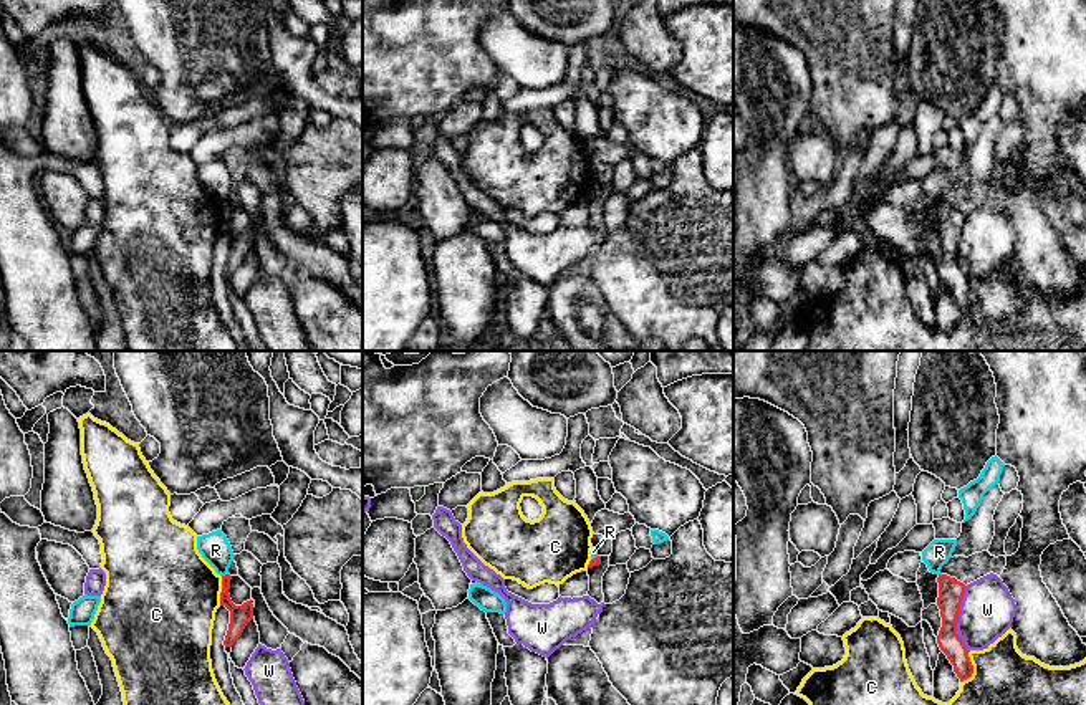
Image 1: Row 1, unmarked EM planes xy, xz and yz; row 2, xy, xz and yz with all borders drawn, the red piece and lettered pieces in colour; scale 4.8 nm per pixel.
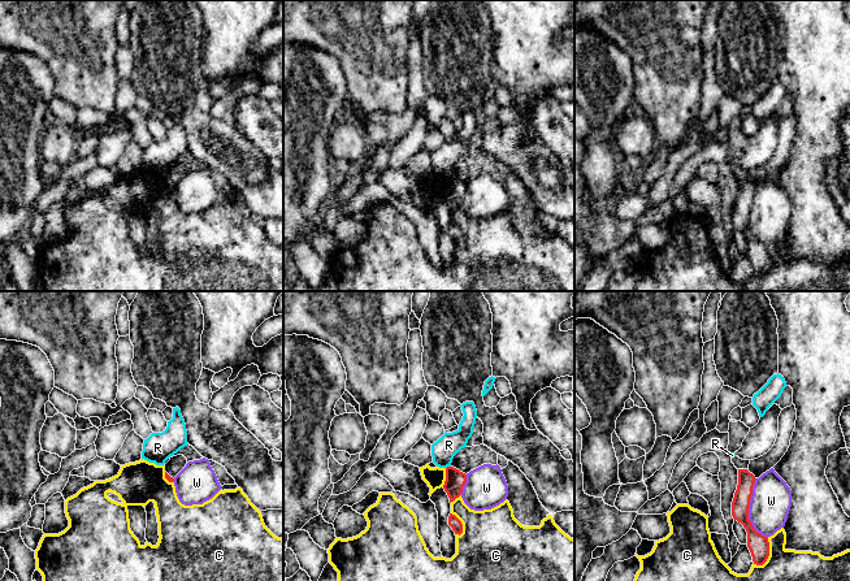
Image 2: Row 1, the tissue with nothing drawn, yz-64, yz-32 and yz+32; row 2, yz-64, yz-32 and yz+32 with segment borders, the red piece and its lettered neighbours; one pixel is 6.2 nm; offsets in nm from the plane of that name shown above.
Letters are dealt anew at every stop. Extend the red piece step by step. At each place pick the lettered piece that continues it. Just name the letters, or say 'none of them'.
none of them

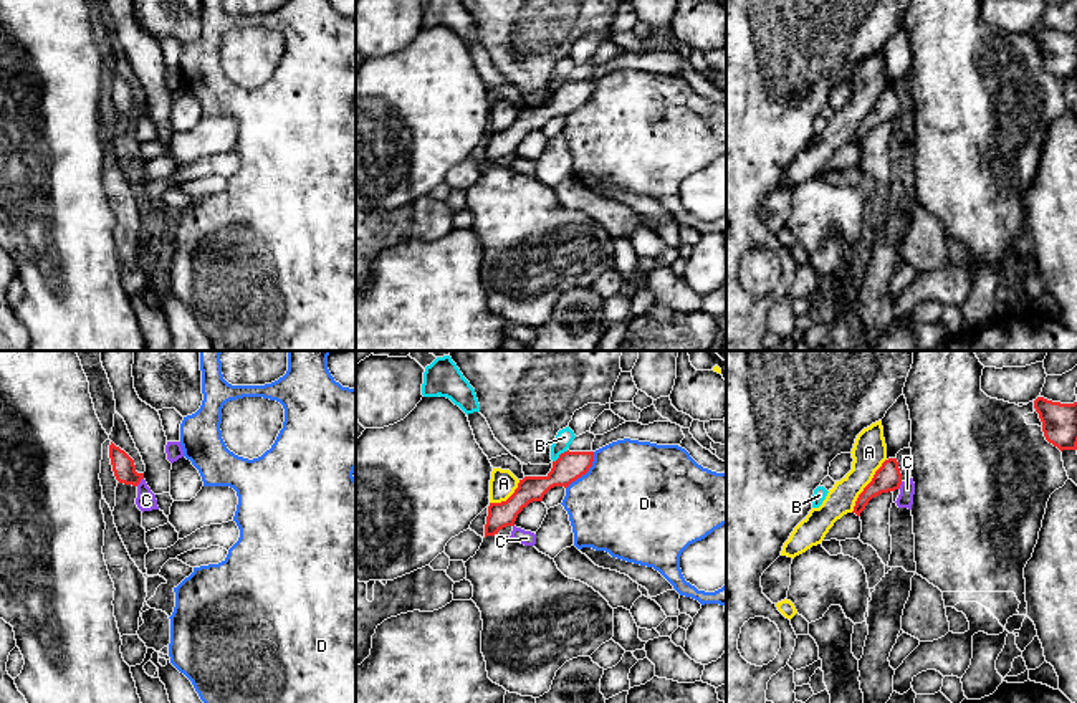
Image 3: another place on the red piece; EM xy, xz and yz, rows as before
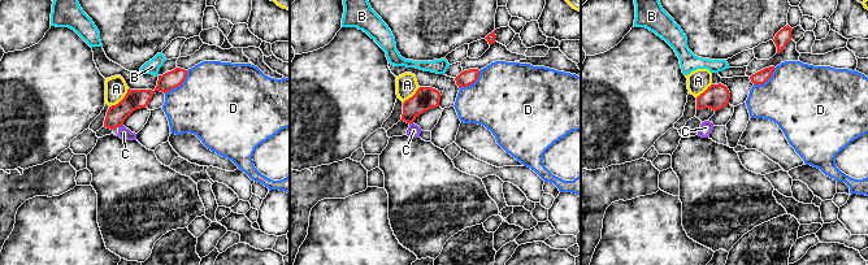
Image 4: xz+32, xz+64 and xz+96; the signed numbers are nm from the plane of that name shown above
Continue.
none of them

